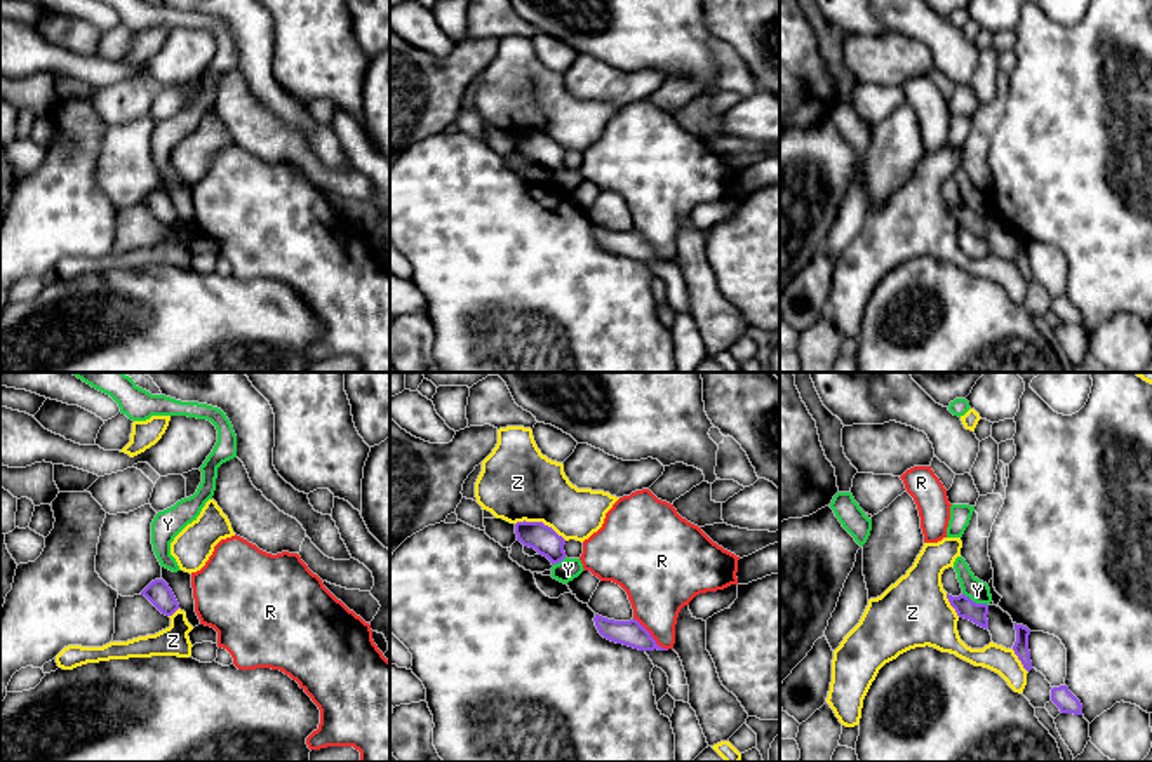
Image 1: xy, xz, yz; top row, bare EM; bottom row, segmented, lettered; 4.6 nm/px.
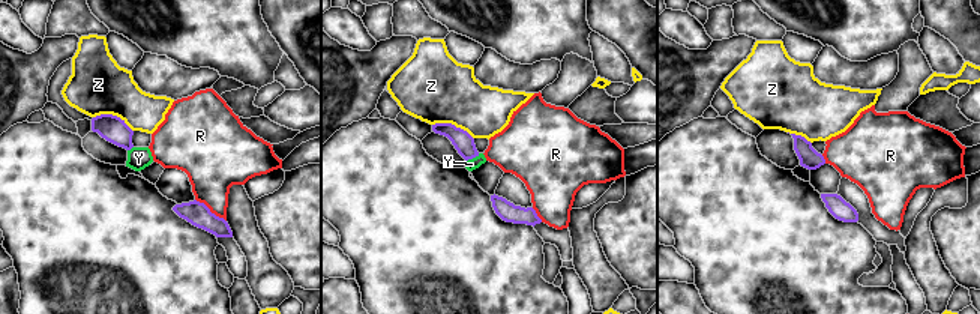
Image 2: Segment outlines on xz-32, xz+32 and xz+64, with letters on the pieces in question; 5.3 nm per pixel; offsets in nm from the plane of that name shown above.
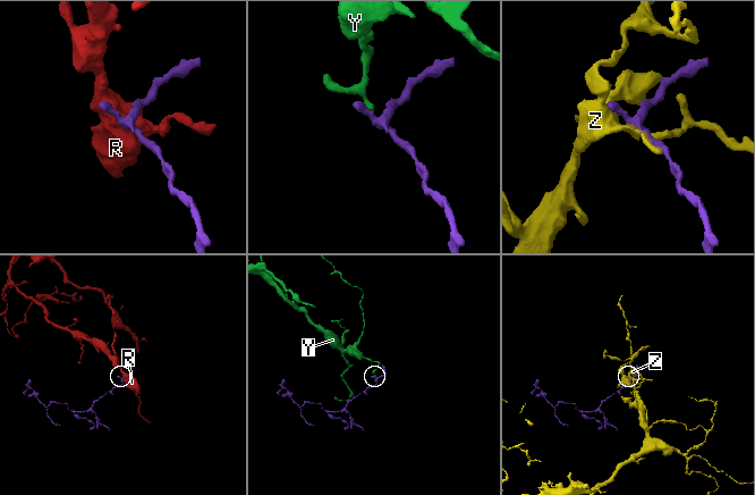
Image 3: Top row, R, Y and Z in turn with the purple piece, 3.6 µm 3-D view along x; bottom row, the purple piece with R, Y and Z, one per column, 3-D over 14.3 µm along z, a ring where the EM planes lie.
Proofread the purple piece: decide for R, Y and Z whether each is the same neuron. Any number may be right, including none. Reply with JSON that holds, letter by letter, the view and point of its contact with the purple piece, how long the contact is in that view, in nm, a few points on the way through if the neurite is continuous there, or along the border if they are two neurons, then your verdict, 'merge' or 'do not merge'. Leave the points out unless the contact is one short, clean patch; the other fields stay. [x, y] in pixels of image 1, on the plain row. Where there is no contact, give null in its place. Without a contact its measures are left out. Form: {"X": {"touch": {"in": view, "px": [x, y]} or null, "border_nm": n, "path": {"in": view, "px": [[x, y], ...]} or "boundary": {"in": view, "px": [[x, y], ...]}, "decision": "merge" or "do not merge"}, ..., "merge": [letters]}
{"R": {"touch": {"in": "xz", "px": [649, 246]}, "border_nm": 220, "decision": "do not merge"}, "Y": {"touch": {"in": "yz", "px": [975, 213]}, "border_nm": 140, "boundary": {"in": "yz", "px": [[963, 202], [987, 216]]}, "decision": "do not merge"}, "Z": {"touch": {"in": "xz", "px": [542, 133]}, "border_nm": 260, "decision": "do not merge"}, "merge": []}

